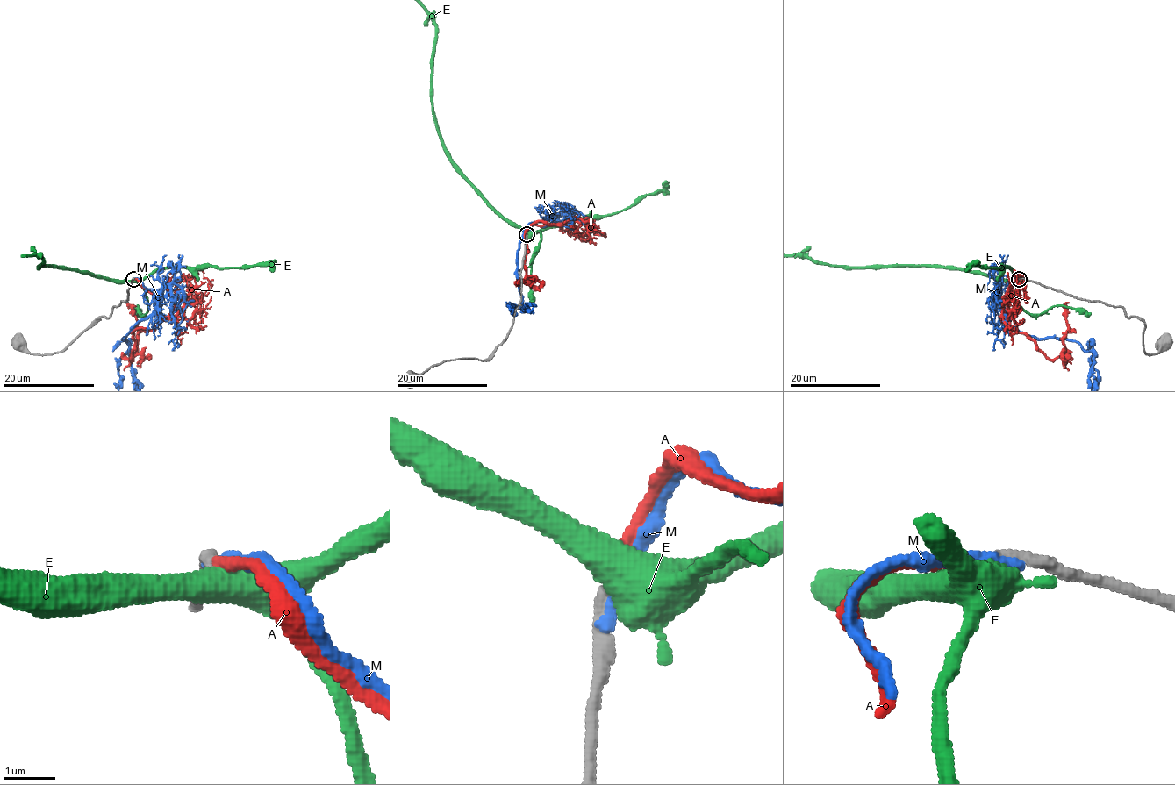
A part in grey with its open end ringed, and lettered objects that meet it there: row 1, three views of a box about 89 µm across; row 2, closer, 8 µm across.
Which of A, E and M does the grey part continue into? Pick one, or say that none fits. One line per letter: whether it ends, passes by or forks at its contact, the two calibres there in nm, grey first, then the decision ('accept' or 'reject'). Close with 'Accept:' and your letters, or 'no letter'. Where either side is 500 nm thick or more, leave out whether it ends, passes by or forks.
A: it ends | 280/220 nm | accept
E: 260/500 nm | reject
M: it ends | 320/280 nm | reject
Accept: A

